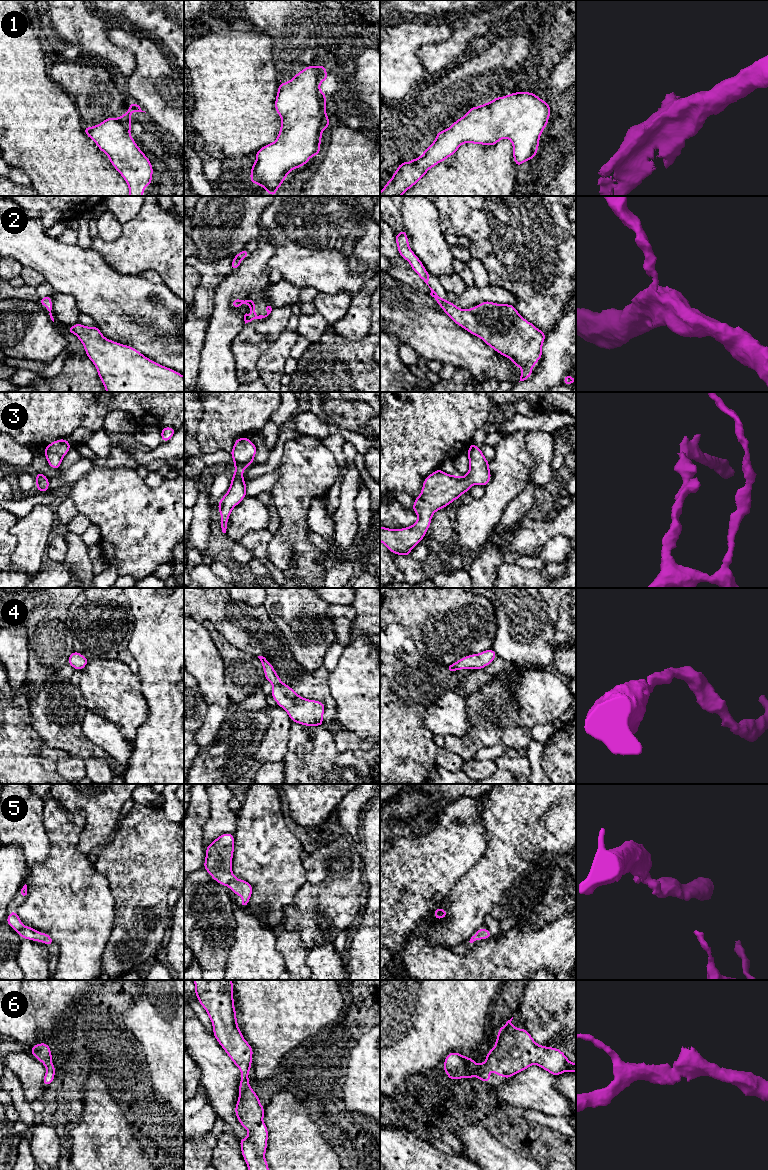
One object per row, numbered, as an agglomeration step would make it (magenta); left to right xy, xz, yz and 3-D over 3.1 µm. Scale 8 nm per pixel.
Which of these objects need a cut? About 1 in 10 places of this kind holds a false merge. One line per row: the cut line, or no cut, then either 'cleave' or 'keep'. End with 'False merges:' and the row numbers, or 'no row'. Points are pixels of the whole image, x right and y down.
1: no cut | keep
2: no cut | keep
3: no cut | keep
4: no cut | keep
5: no cut | keep
6: no cut | keep
False merges: no row

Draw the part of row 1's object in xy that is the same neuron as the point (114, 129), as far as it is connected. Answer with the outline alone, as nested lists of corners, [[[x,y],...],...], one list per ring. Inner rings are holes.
[[[131,102],[128,111],[120,118],[110,117],[102,121],[99,125],[83,127],[85,134],[92,139],[97,147],[109,157],[113,167],[120,173],[129,187],[129,196],[143,196],[143,189],[150,186],[153,176],[153,167],[147,156],[140,150],[130,134],[132,127],[131,113],[145,112],[140,106]],[[145,112],[146,113],[146,112]]]

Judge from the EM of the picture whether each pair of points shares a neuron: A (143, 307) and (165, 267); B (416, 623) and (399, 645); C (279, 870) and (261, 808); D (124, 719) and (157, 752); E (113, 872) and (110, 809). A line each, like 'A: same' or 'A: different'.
A: different
B: different
C: same
D: different
E: different

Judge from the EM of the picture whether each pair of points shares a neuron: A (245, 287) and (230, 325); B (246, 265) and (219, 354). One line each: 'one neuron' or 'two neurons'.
A: one neuron
B: one neuron

